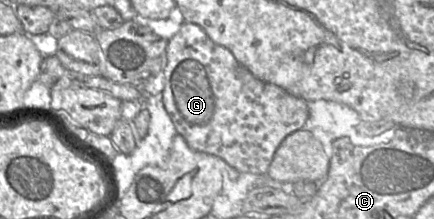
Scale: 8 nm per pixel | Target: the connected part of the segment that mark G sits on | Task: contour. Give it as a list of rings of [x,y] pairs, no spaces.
[[[183,22],[179,31],[173,36],[172,39],[169,40],[166,50],[166,64],[163,70],[163,76],[163,104],[175,126],[177,133],[183,136],[191,149],[218,156],[240,173],[249,172],[260,175],[267,174],[274,154],[280,144],[291,133],[303,129],[309,117],[308,102],[306,100],[296,97],[276,85],[269,84],[255,78],[236,60],[228,49],[214,43],[207,33],[197,24]]]

